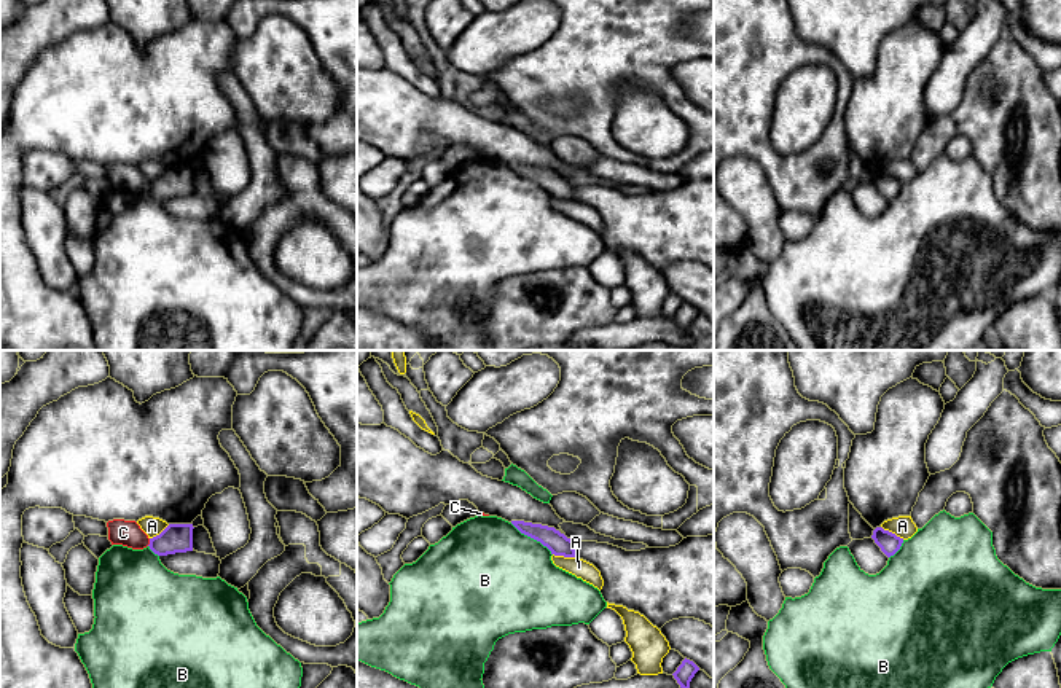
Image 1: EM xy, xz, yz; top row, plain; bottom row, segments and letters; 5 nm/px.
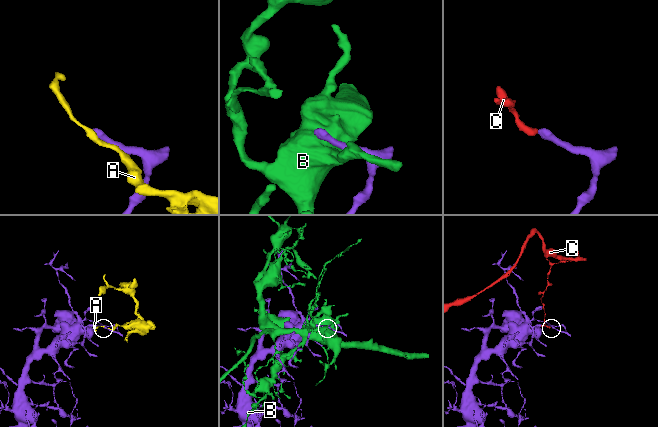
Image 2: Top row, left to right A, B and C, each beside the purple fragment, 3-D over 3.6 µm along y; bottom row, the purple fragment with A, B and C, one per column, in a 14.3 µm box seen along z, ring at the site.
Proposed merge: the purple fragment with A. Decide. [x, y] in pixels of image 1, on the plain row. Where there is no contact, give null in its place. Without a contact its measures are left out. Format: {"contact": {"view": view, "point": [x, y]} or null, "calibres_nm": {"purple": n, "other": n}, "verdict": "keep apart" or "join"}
{"contact": {"view": "yz", "point": [891, 175]}, "calibres_nm": {"purple": 110, "other": 110}, "verdict": "keep apart"}

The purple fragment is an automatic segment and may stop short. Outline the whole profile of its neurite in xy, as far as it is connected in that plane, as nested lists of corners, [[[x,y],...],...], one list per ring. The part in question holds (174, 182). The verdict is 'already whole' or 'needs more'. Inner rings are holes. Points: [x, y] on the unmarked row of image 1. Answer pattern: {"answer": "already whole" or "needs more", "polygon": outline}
{"answer": "already whole", "polygon": [[[169,167],[148,190],[158,199],[193,194],[193,172],[193,167]]]}

